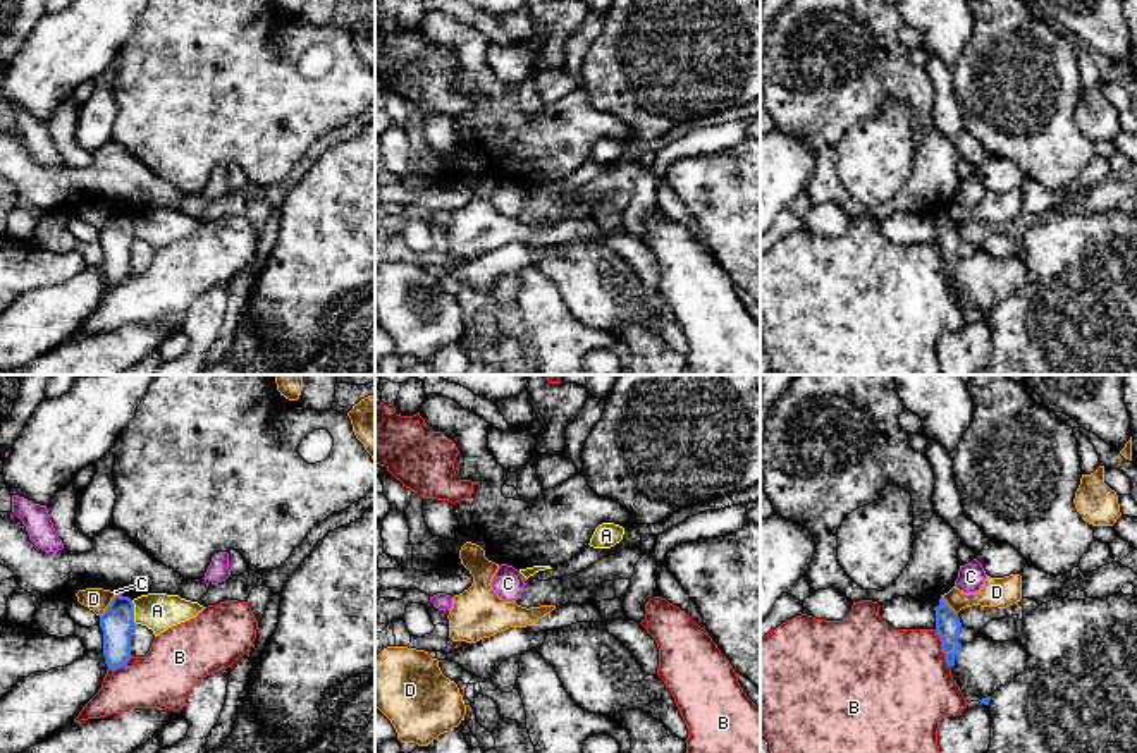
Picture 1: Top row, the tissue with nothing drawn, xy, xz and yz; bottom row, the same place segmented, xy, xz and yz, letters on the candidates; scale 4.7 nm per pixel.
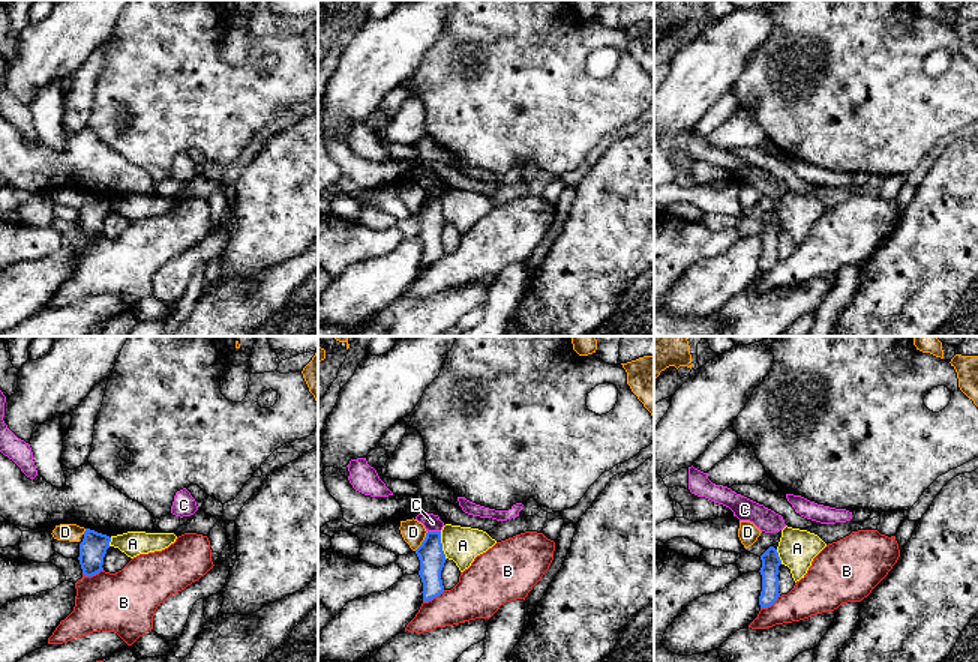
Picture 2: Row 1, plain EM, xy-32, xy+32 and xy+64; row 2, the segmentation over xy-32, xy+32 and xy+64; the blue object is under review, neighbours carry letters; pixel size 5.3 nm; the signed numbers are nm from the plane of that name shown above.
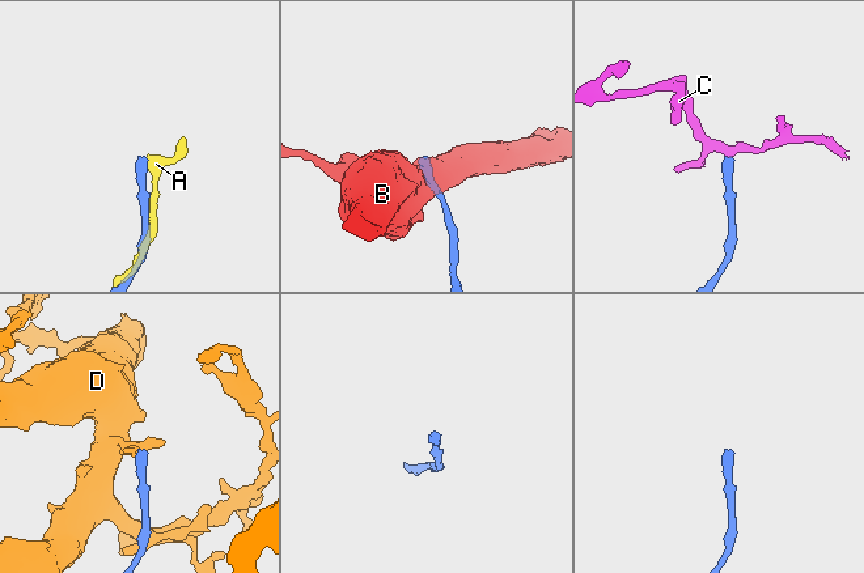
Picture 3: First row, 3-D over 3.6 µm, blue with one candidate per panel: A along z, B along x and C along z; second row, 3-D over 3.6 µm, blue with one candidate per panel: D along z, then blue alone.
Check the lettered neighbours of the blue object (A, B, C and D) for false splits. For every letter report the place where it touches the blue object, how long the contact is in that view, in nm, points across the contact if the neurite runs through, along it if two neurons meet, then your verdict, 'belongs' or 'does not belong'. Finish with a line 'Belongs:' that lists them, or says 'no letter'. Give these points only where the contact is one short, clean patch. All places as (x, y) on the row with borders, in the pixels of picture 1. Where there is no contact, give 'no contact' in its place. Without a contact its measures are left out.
A: contact xy (133, 612); length 110 nm; does not belong
B: contact yz (943, 647); length 190 nm; border yz (934, 630), (940, 636), (945, 661), (950, 666); does not belong
C: contact xy (119, 595); length 40 nm; border xy (116, 593), (121, 597); does not belong
D: contact xy (109, 606); length 130 nm; border xy (116, 595), (100, 616); does not belong
Belongs: no letter

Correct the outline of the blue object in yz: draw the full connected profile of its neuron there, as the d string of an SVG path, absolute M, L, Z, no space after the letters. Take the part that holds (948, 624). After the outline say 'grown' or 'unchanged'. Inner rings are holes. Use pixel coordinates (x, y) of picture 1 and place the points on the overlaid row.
M941 597L936 610L936 631L941 636L946 662L950 667L955 665L955 655L962 643L958 641L958 631L962 628L958 614Z; unchanged

